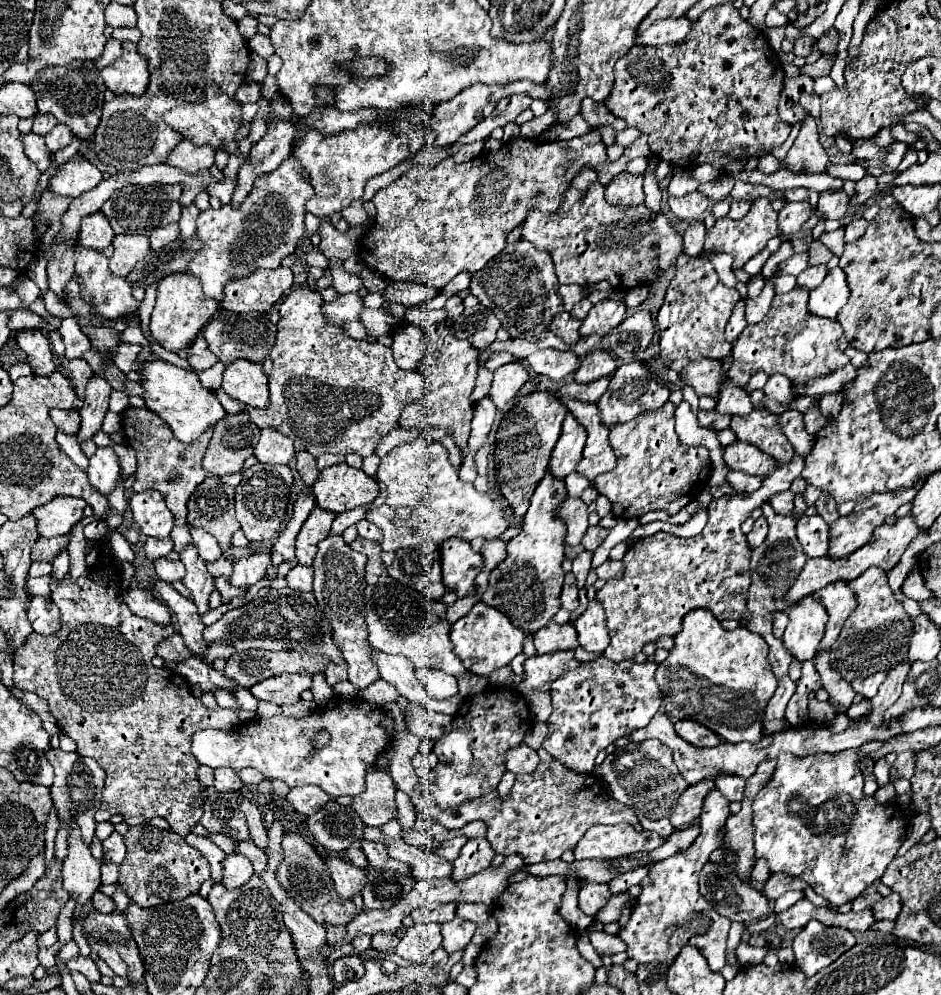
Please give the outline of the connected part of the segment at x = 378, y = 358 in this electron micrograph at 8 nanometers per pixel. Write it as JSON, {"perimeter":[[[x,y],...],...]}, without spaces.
{"perimeter":[[[295,288],[281,304],[279,312],[281,312],[281,320],[277,324],[277,340],[275,340],[275,346],[271,348],[271,360],[273,360],[273,370],[269,374],[269,406],[263,408],[263,410],[255,410],[255,408],[249,408],[246,406],[245,412],[249,414],[249,418],[259,426],[259,428],[273,428],[277,432],[281,432],[283,436],[291,438],[295,442],[295,448],[297,450],[307,450],[311,456],[321,456],[321,454],[359,454],[359,456],[369,456],[375,452],[379,440],[397,426],[397,420],[399,420],[399,414],[403,410],[405,404],[409,402],[415,402],[423,396],[423,376],[413,370],[413,372],[405,372],[401,368],[397,368],[397,364],[393,362],[393,356],[391,356],[391,348],[383,346],[383,344],[371,344],[367,340],[353,340],[347,332],[341,332],[341,328],[337,326],[331,326],[331,324],[325,324],[325,318],[321,316],[321,294],[317,290],[311,290],[311,288]]]}

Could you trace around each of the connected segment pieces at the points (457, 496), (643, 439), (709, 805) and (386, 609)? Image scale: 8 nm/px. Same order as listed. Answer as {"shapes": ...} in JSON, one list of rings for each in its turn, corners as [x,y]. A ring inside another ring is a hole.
{"shapes":[[[[419,436],[409,444],[393,448],[379,464],[377,478],[387,484],[387,500],[381,508],[369,510],[367,520],[383,530],[383,550],[409,548],[419,542],[441,544],[453,536],[471,542],[473,538],[493,540],[499,538],[507,528],[505,510],[495,504],[487,494],[475,490],[473,482],[459,480],[457,468],[449,462],[449,452],[437,440]],[[399,508],[411,508],[411,518],[403,520],[397,516]]],[[[675,404],[645,412],[633,418],[629,424],[611,426],[611,448],[617,456],[613,472],[601,474],[593,480],[593,486],[611,502],[615,518],[641,518],[653,510],[665,510],[677,514],[683,506],[697,500],[705,490],[711,460],[703,446],[685,446],[675,434]]],[[[713,788],[703,804],[703,814],[699,818],[701,834],[697,836],[695,844],[691,844],[687,852],[679,852],[677,856],[661,860],[649,868],[649,874],[641,882],[641,896],[637,898],[637,906],[633,908],[629,922],[619,930],[619,938],[627,944],[629,958],[635,958],[639,964],[671,964],[681,946],[697,946],[697,950],[707,958],[709,968],[713,972],[721,972],[727,962],[725,950],[729,920],[713,912],[711,904],[701,896],[697,876],[703,864],[709,860],[709,854],[723,846],[725,822],[729,816],[729,800],[725,800],[725,796],[721,796],[721,792]]],[[[385,574],[375,586],[365,588],[365,610],[369,642],[373,648],[385,654],[407,656],[415,664],[415,668],[435,668],[453,676],[467,674],[461,660],[457,660],[457,656],[453,654],[453,644],[449,640],[451,624],[445,624],[445,604],[421,596],[417,590],[407,588]]]]}

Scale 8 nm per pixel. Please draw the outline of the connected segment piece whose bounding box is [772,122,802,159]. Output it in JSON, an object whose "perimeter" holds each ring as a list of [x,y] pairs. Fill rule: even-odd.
{"perimeter":[[[798,122],[795,126],[792,127],[791,132],[787,140],[780,146],[776,147],[772,150],[772,155],[775,156],[777,159],[782,159],[786,156],[789,149],[791,148],[797,134],[799,132],[799,128],[801,128],[802,122]]]}

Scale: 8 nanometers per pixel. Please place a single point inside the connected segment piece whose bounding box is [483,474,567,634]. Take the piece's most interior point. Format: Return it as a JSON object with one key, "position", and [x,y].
{"position":[526,587]}

